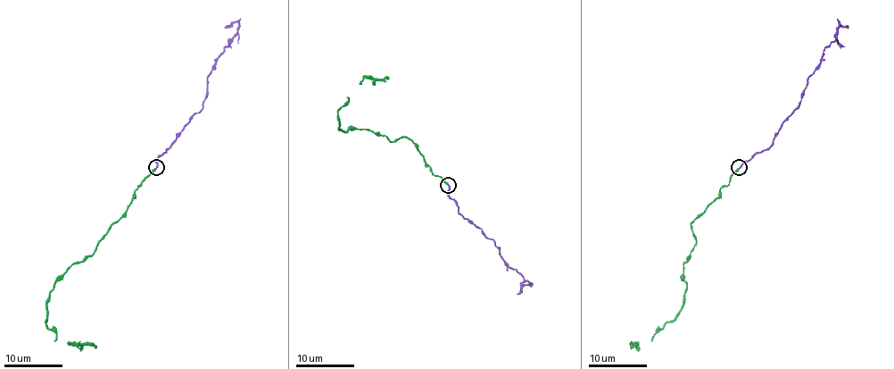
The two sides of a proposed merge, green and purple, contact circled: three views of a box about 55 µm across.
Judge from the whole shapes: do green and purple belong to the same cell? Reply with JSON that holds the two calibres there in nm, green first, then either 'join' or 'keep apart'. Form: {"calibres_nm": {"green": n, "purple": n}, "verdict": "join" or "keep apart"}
{"calibres_nm": {"green": 280, "purple": 200}, "verdict": "keep apart"}

